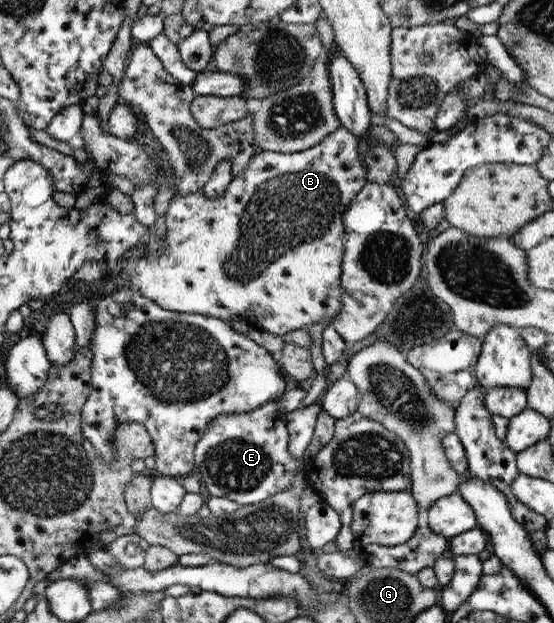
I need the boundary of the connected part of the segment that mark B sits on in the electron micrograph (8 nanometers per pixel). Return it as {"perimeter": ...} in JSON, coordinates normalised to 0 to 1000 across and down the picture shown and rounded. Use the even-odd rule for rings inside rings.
{"perimeter":[[[614,209],[594,215],[572,233],[556,241],[536,246],[504,246],[500,242],[464,244],[446,270],[428,286],[419,286],[410,305],[399,315],[377,318],[368,305],[341,308],[341,311],[316,310],[307,319],[298,342],[298,398],[287,408],[273,408],[269,414],[258,411],[251,416],[233,416],[220,422],[218,438],[200,441],[200,451],[215,464],[233,461],[251,467],[258,477],[269,477],[287,490],[291,496],[319,499],[321,502],[366,504],[370,507],[397,510],[401,515],[442,515],[455,518],[464,526],[477,528],[498,539],[513,539],[523,531],[552,528],[581,517],[597,517],[610,499],[619,494],[619,472],[616,472],[616,438],[621,406],[623,366],[617,356],[619,343],[630,331],[630,324],[648,310],[661,295],[661,271],[653,265],[653,239],[648,238],[648,225],[632,212]]]}

